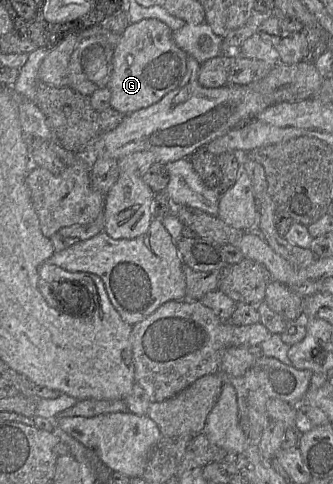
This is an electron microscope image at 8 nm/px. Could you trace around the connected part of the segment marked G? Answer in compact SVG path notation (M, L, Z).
M144 19L130 24L124 31L113 52L113 68L107 85L111 92L110 106L123 115L159 102L167 93L176 89L186 73L188 54L173 40L173 31L158 19Z

